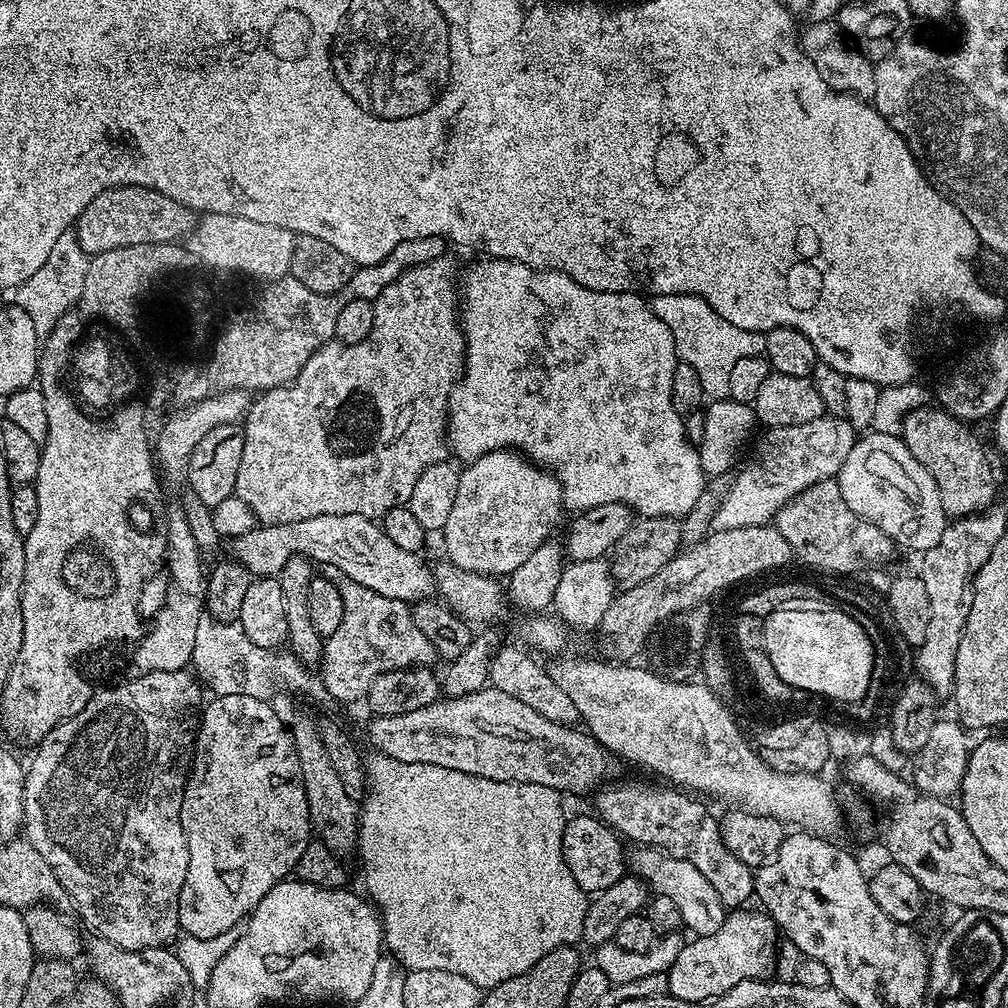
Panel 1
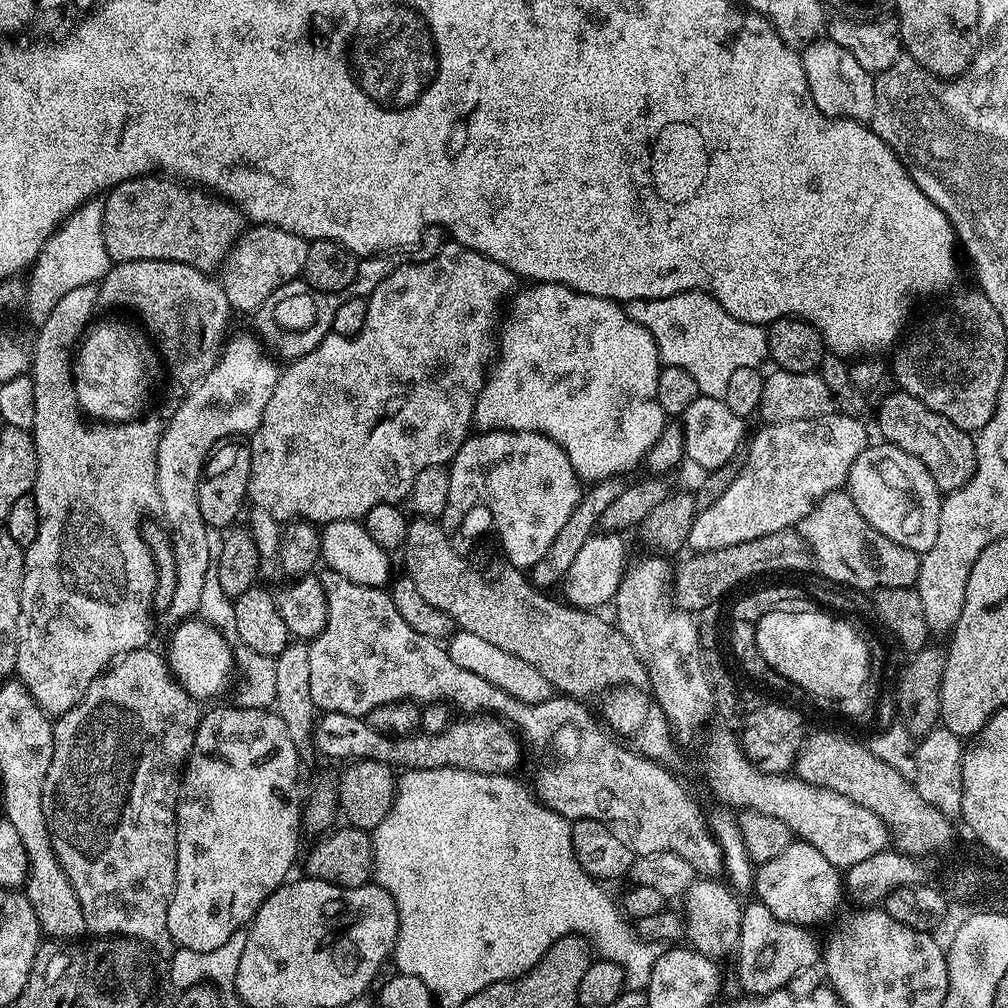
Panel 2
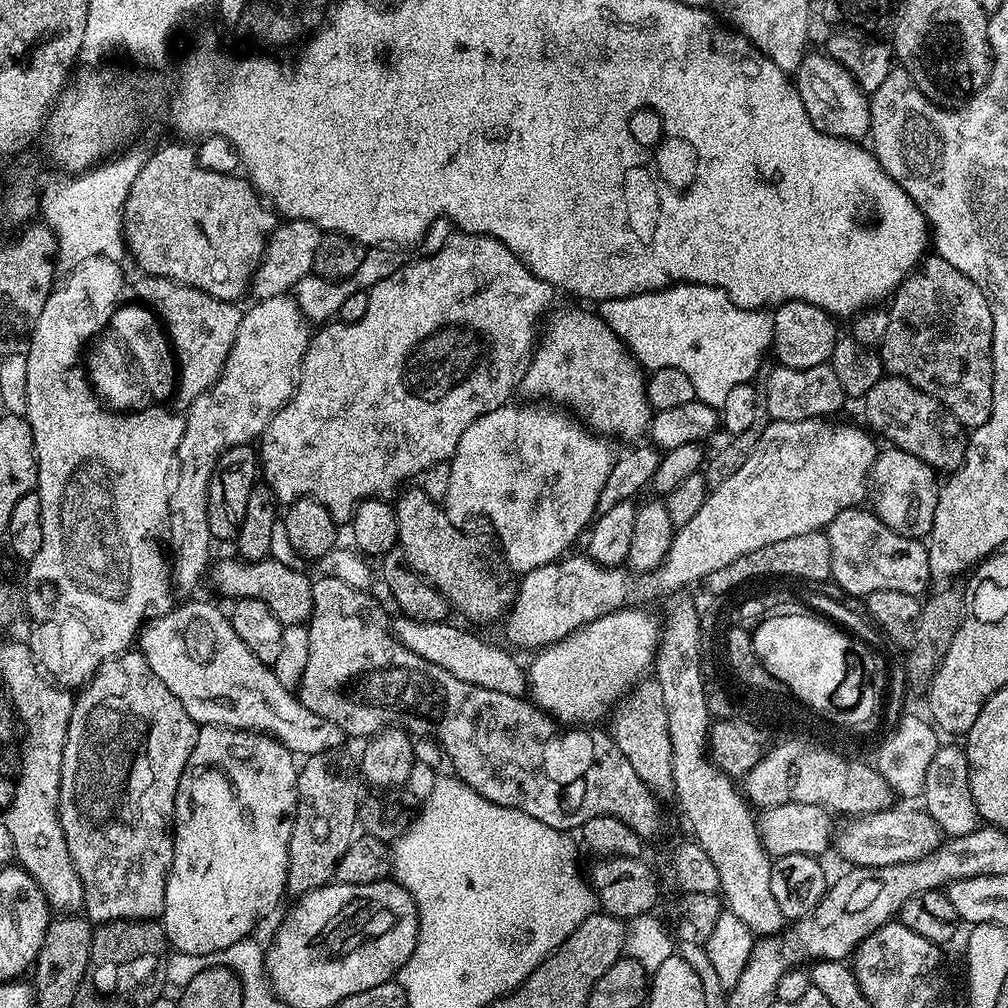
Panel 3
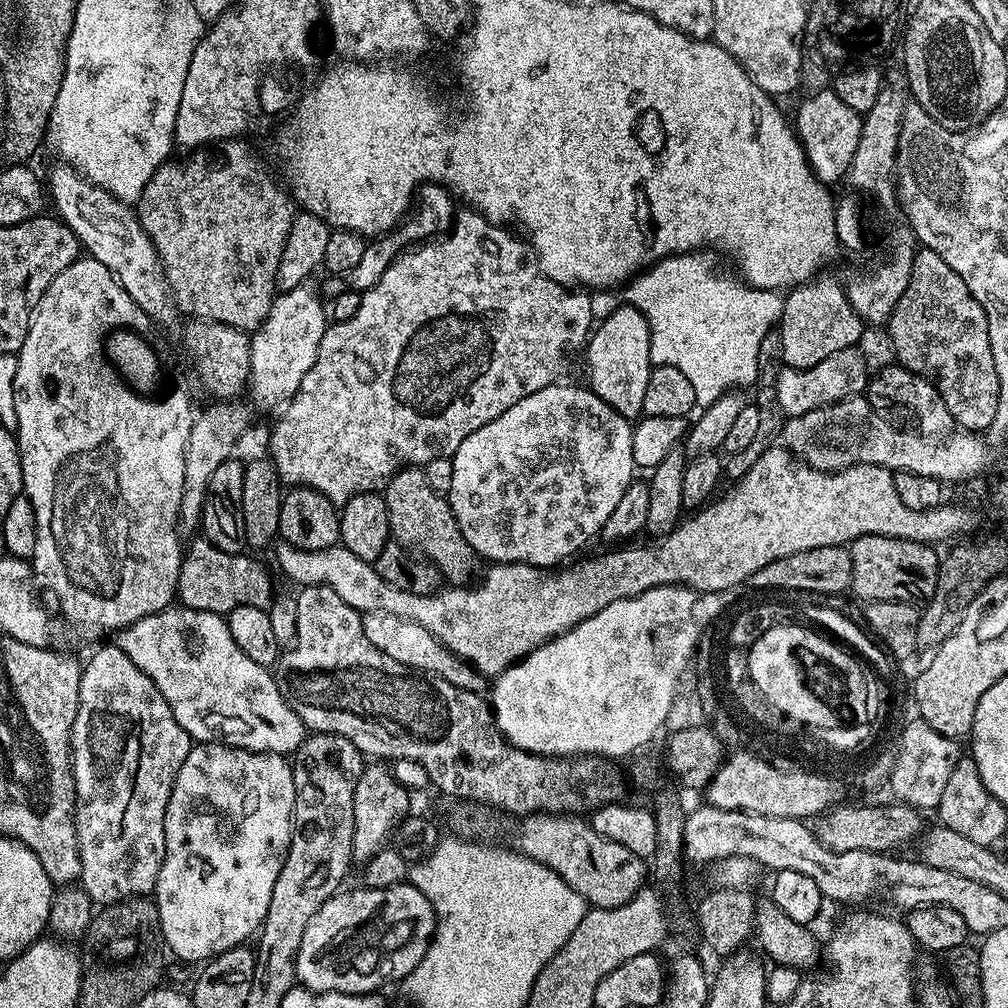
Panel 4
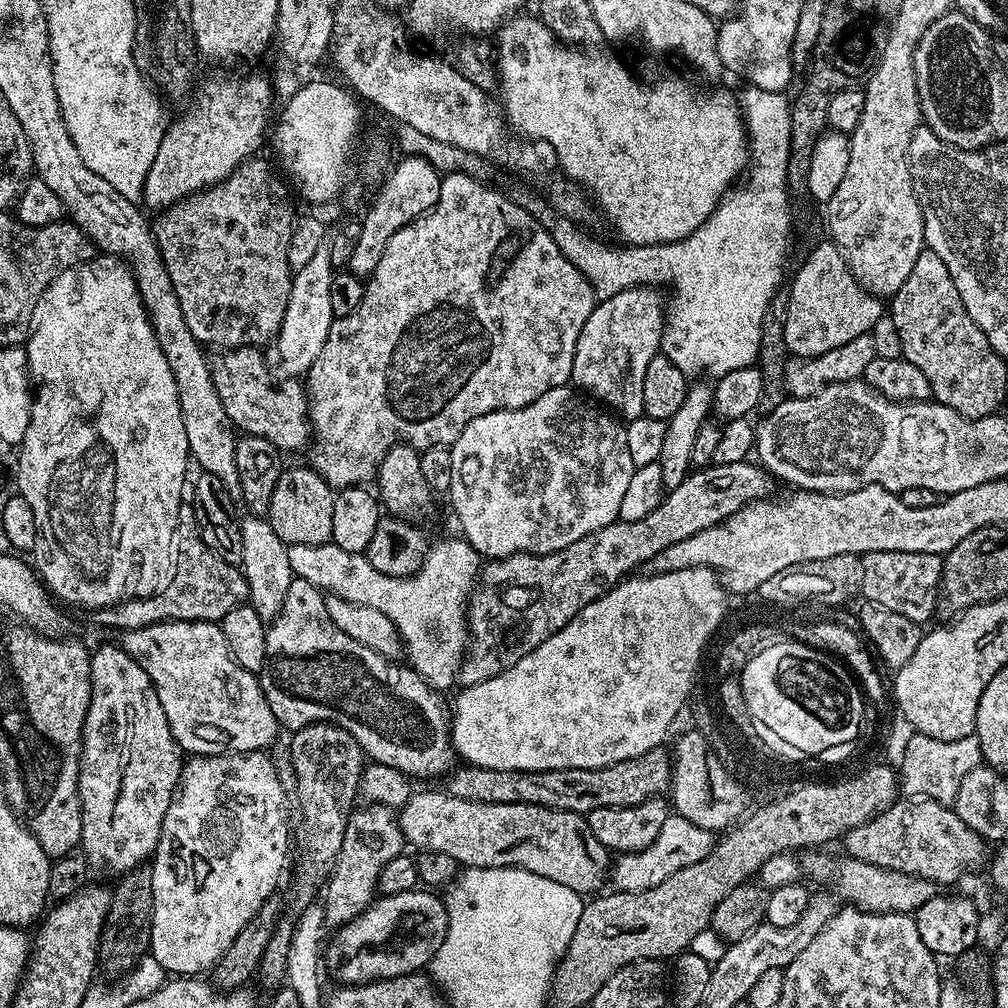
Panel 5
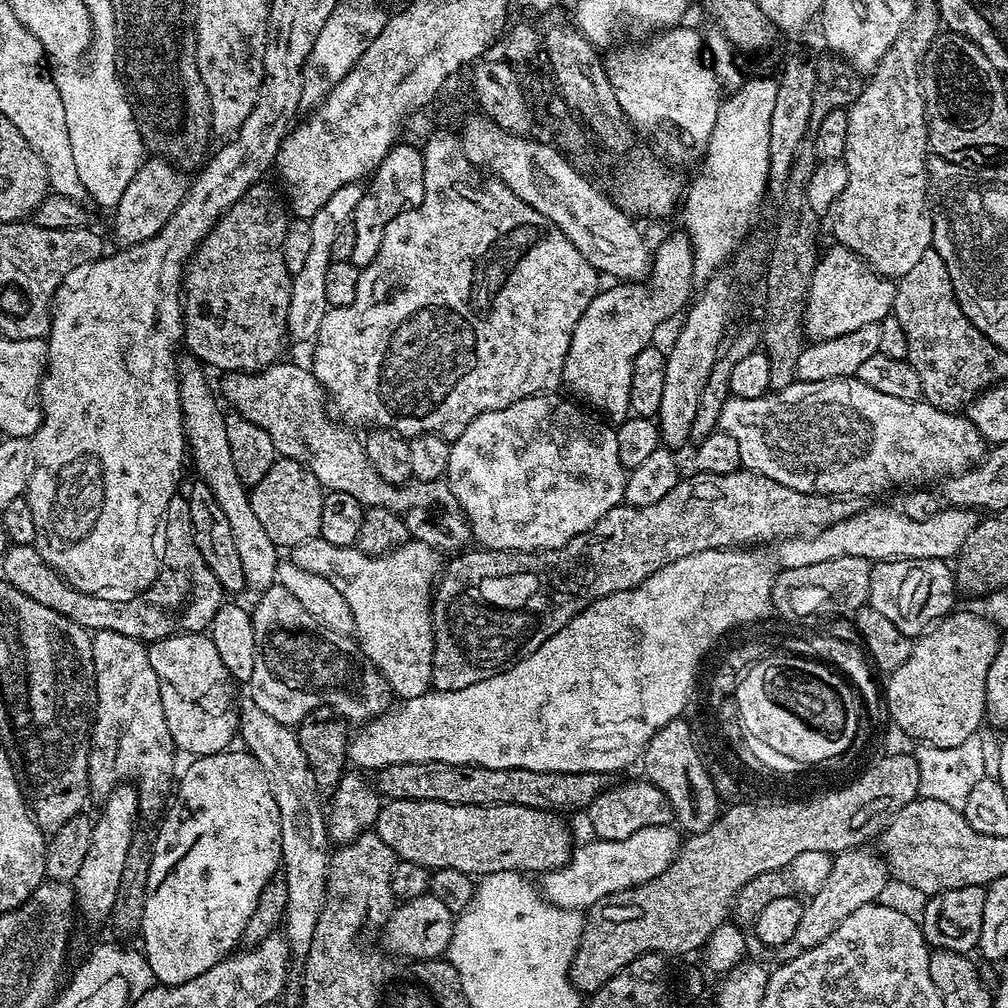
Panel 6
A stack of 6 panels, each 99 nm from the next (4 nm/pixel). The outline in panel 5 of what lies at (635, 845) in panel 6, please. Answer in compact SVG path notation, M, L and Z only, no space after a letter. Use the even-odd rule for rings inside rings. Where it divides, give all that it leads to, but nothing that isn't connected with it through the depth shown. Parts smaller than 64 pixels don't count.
M670 814L666 823L662 825L662 831L650 846L646 846L640 852L626 852L615 857L610 868L610 884L618 892L641 892L650 890L670 874L682 870L686 866L694 866L694 862L702 862L702 858L711 850L714 843L713 833L708 832L702 826L694 826L681 816Z

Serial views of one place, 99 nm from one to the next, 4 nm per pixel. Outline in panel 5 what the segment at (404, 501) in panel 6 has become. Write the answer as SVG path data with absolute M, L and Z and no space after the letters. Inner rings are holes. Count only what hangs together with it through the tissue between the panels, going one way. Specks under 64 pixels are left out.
M256 346L229 348L217 356L220 357L211 361L214 390L218 390L218 398L222 398L222 406L232 425L241 433L266 438L266 442L285 453L307 449L310 425L305 385L287 374L271 372L265 353Z

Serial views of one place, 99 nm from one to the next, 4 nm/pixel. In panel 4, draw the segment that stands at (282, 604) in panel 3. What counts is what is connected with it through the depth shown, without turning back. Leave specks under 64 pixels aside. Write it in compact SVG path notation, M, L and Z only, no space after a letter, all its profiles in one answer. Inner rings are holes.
M199 538L187 545L180 561L180 573L176 583L179 603L186 608L227 614L243 604L267 605L268 572L255 560L252 554L223 552L206 538Z

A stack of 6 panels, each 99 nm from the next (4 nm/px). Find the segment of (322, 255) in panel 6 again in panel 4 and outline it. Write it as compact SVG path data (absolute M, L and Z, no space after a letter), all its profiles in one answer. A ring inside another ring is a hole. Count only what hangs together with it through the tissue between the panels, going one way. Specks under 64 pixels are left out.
M308 286L291 288L288 292L280 292L273 300L270 310L263 322L251 333L250 374L248 375L247 395L252 395L256 404L264 408L272 408L275 404L283 405L291 400L292 395L302 386L302 378L306 378L306 370L314 366L314 358L318 358L318 346L322 342L322 334L326 327L326 304L319 300Z

